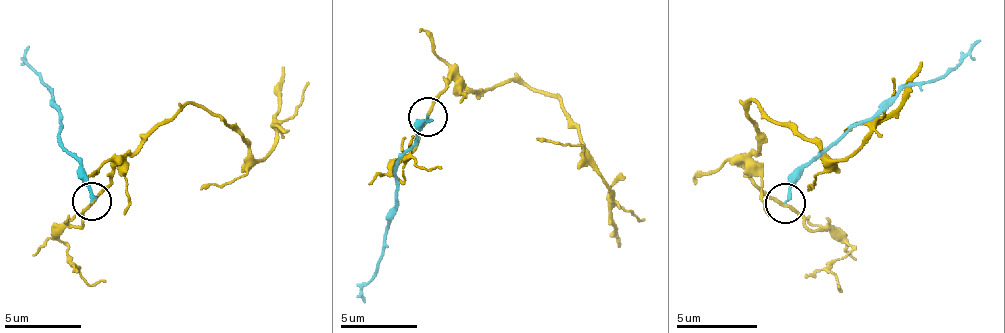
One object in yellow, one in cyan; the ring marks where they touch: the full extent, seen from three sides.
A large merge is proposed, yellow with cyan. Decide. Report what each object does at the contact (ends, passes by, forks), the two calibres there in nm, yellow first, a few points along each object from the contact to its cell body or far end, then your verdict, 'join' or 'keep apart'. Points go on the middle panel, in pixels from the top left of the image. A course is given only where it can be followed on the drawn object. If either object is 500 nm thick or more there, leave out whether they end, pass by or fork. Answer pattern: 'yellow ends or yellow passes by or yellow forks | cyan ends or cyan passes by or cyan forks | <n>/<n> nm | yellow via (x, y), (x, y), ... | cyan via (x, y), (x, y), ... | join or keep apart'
yellow passes by | cyan ends | 180/200 nm | yellow via (429, 118), (452, 83), (536, 87), (563, 106), (613, 190), (621, 248) | cyan via (429, 118), (394, 175), (398, 210), (386, 233), (379, 267), (363, 286), (363, 302) | keep apart

